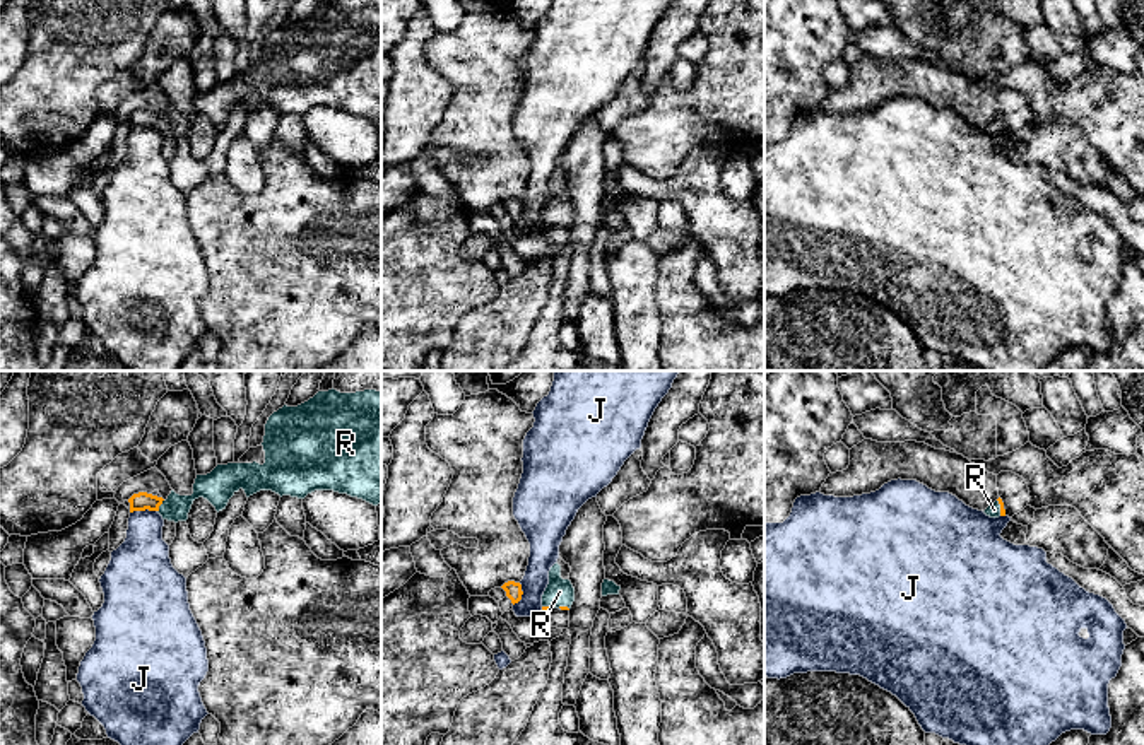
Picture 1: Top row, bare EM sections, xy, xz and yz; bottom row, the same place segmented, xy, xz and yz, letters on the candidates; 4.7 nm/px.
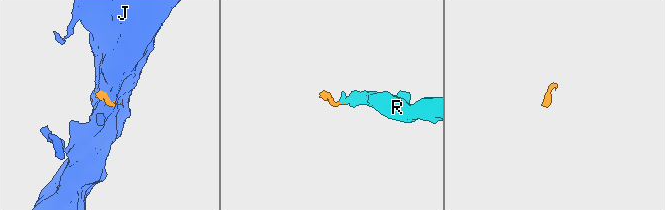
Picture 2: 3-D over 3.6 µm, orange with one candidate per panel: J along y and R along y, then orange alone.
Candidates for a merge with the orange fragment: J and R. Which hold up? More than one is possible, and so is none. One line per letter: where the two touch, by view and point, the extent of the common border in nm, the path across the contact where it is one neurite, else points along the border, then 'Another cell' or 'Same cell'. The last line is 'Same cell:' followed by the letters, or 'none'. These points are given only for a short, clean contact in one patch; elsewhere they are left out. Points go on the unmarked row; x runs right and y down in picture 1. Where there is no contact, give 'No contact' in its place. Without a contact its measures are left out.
J: Touches orange at xy (142, 127). Shared border 130 nm. Boundary: xy (156, 127), (134, 127), (130, 130). Another cell
R: Touches orange at xy (159, 122). Shared border 70 nm. Same cell
Same cell: R

